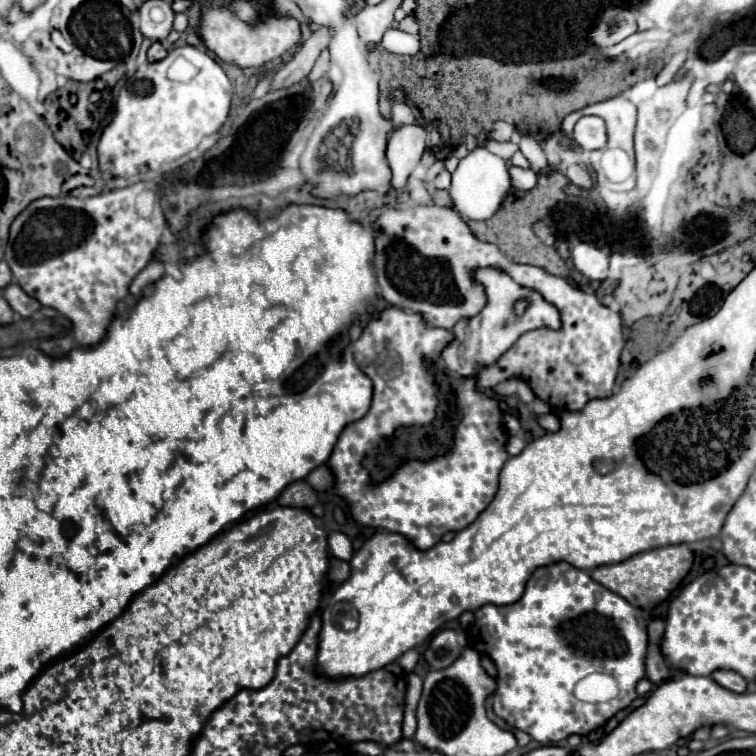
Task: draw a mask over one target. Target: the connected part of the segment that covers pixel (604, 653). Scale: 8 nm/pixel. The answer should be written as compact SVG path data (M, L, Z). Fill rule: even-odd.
M565 561L535 569L519 601L511 605L487 603L485 607L477 609L467 639L471 647L485 655L489 655L491 639L491 659L497 667L497 689L491 703L493 713L505 719L509 725L525 731L539 743L559 743L565 741L569 735L589 735L591 731L599 729L617 711L629 707L637 699L633 697L635 685L645 677L645 619L637 617L637 609L621 599L621 595L609 591L607 587L601 587L601 583L593 581L587 571L577 569Z

